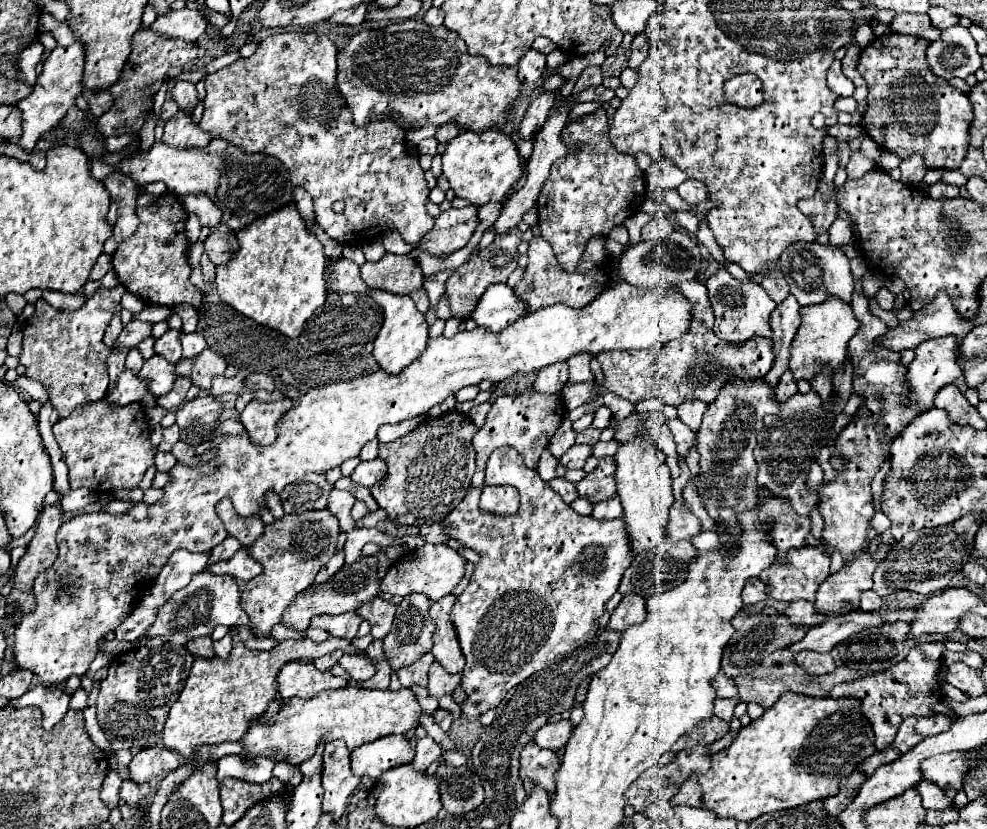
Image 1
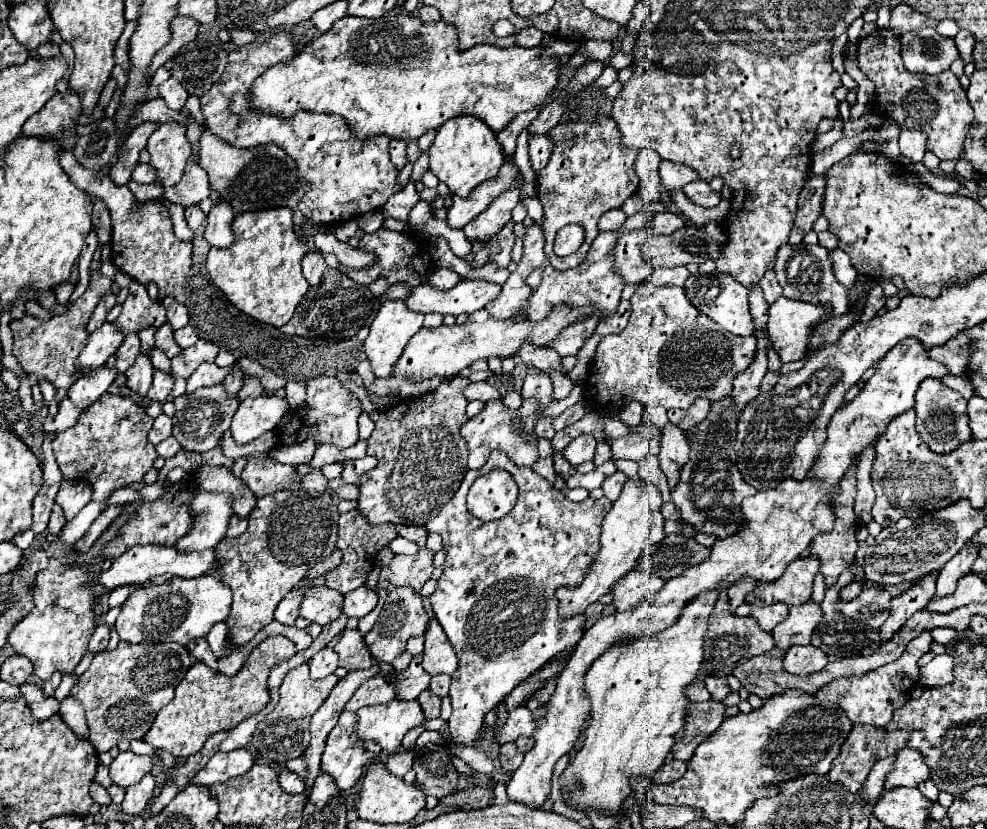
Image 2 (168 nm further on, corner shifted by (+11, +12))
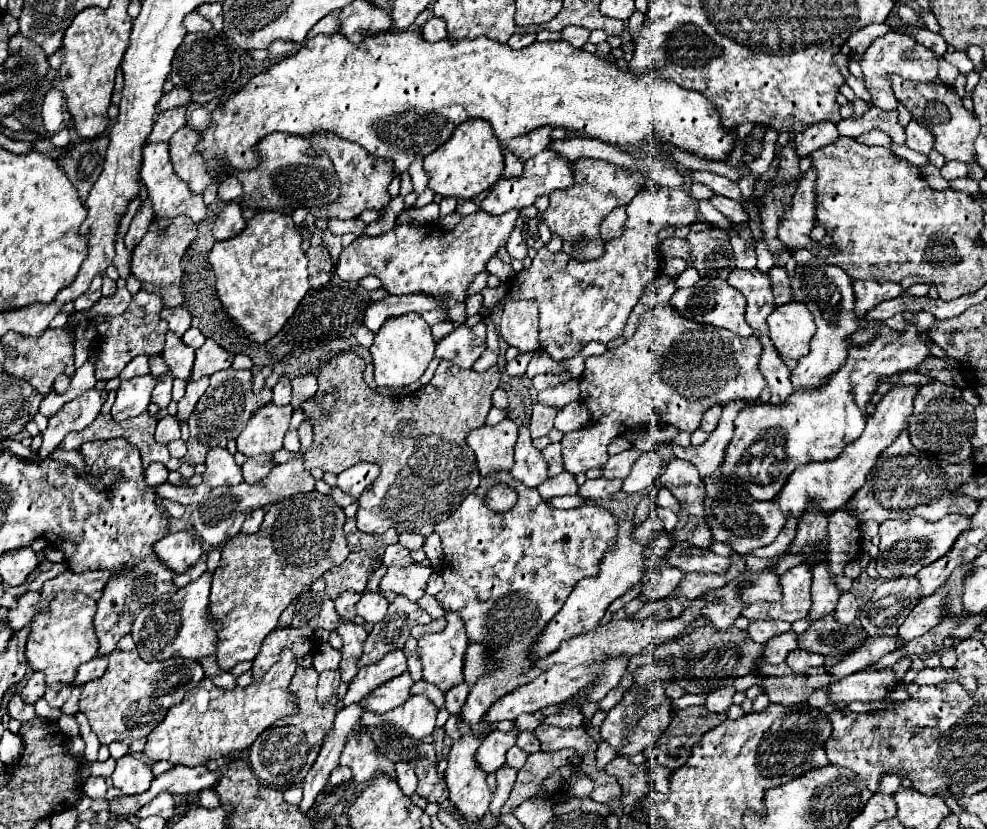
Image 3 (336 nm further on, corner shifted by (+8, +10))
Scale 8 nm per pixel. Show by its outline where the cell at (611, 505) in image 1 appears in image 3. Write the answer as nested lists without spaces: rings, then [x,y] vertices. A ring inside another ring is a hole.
[[[644,453],[632,467],[630,477],[624,479],[624,487],[622,491],[636,495],[642,493],[650,487],[650,483],[660,475],[664,465],[664,459],[660,457],[660,453]]]

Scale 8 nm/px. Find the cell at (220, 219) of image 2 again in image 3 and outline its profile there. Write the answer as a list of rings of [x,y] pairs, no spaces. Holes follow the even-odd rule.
[[[230,201],[230,203],[220,211],[220,215],[218,215],[216,223],[214,223],[212,233],[214,233],[214,237],[216,237],[218,241],[224,241],[224,239],[228,239],[228,237],[238,235],[244,227],[246,227],[246,221],[244,221],[244,217],[242,217],[242,207],[240,207],[238,203]]]

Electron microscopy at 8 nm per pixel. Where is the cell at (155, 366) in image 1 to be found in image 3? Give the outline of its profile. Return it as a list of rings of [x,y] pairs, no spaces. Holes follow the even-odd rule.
[[[152,375],[122,381],[116,391],[116,401],[112,405],[114,421],[124,421],[144,413],[150,405],[150,395],[156,383],[158,379],[154,379]]]

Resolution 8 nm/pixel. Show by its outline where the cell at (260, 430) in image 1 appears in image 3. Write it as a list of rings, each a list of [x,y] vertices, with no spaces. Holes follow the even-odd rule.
[[[272,403],[262,407],[238,435],[238,451],[242,451],[246,457],[256,457],[262,453],[274,453],[282,449],[292,413],[292,405],[278,407]]]

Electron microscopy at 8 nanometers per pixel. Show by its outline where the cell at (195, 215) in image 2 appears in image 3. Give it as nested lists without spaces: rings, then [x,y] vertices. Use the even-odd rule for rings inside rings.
[[[148,143],[144,147],[144,163],[142,163],[142,181],[148,189],[148,197],[154,211],[154,221],[160,229],[166,229],[174,217],[188,215],[194,223],[200,223],[206,217],[206,205],[202,201],[202,195],[196,195],[190,191],[190,187],[174,173],[174,167],[170,163],[168,143]]]

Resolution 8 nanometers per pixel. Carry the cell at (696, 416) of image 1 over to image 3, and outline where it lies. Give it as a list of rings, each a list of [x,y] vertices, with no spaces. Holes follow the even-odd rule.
[[[722,405],[710,407],[710,409],[704,413],[704,419],[702,419],[700,429],[706,431],[706,433],[712,433],[712,429],[716,429],[716,425],[718,425],[718,421],[720,421],[720,413],[722,413]]]

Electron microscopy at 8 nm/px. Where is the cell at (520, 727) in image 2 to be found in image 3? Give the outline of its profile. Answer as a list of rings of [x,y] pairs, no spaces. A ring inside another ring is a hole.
[[[516,729],[510,733],[492,731],[478,747],[474,759],[484,773],[494,773],[506,763],[506,751],[516,743]]]

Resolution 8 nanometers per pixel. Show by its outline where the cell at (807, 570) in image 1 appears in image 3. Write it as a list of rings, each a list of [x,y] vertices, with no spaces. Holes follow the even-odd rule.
[[[798,565],[788,569],[782,579],[782,599],[776,603],[754,603],[742,609],[742,617],[750,621],[766,621],[766,619],[780,619],[780,621],[798,621],[808,615],[812,607],[810,601],[810,583],[812,573],[808,565]]]

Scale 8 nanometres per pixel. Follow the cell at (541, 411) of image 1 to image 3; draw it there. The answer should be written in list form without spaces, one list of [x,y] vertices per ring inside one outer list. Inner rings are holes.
[[[504,419],[496,427],[484,425],[468,433],[466,443],[476,453],[476,461],[482,477],[486,475],[492,477],[500,471],[512,469],[512,461],[514,461],[512,453],[514,453],[516,437],[518,437],[518,427],[510,419]]]

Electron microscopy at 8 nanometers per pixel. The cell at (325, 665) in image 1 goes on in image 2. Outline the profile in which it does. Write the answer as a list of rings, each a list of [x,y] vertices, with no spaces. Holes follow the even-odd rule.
[[[331,647],[321,649],[317,655],[309,659],[309,669],[313,679],[323,679],[337,669],[337,653]]]

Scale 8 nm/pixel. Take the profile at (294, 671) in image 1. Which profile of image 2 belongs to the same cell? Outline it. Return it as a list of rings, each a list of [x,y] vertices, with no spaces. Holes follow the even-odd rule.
[[[307,663],[297,665],[295,669],[291,669],[281,687],[279,687],[279,703],[273,709],[273,713],[269,713],[255,729],[253,739],[249,743],[249,751],[253,751],[253,755],[257,755],[257,761],[267,763],[275,769],[285,767],[283,763],[287,759],[295,759],[299,755],[303,755],[303,751],[309,745],[309,721],[311,715],[319,709],[319,705],[327,699],[329,691],[335,687],[335,683],[339,681],[337,675],[327,675],[325,679],[311,679],[309,677],[309,667]]]

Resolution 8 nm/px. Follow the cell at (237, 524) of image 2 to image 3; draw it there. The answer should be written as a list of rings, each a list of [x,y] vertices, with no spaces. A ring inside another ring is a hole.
[[[254,509],[248,517],[246,517],[246,521],[244,521],[244,525],[242,525],[242,531],[244,533],[256,533],[258,529],[260,529],[260,525],[262,525],[262,519],[264,519],[264,509]]]

